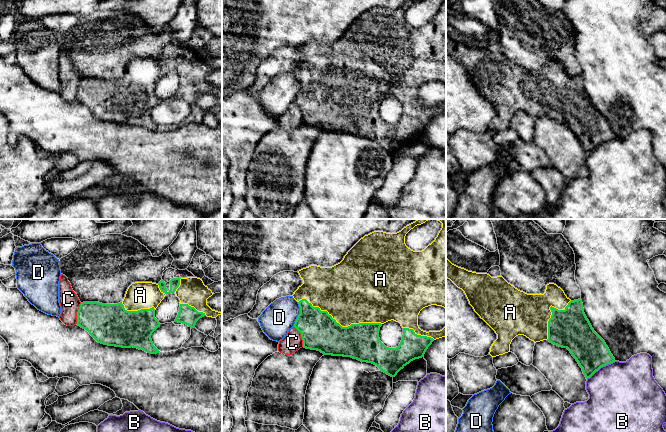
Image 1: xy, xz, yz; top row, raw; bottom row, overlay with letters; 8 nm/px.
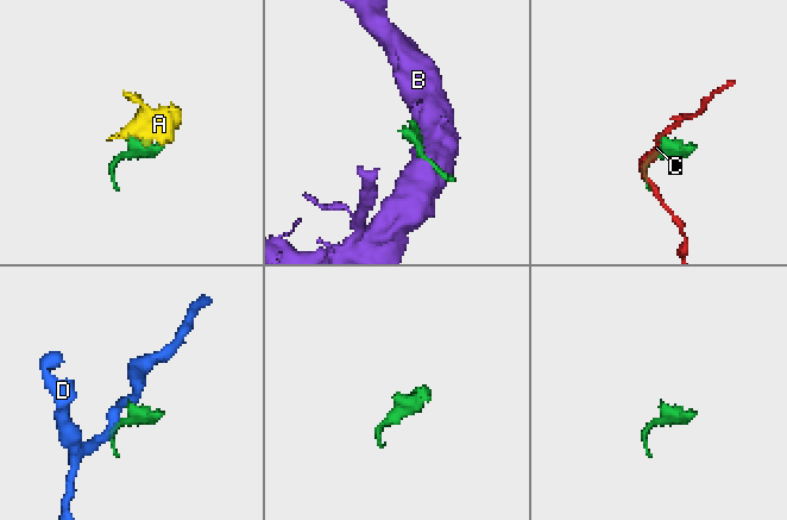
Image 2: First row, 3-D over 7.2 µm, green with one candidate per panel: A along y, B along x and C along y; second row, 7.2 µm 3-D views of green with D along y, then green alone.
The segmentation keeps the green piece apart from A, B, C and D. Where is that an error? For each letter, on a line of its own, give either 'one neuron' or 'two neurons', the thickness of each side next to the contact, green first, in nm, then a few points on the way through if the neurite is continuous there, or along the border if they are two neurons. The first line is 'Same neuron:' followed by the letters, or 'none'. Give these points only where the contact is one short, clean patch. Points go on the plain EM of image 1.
Same neuron: A
A: one neuron; 300 nm thick on the green side, 460 nm on the other
B: two neurons; 280 nm thick on the green side, 480 nm on the other
C: two neurons; 320 nm thick on the green side, 160 nm on the other
D: two neurons; 300 nm thick on the green side, 260 nm on the other; border along xz (298, 78), (299, 90), (293, 102)

